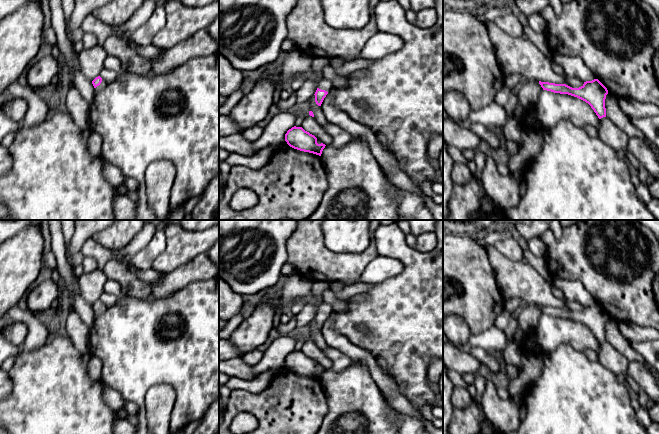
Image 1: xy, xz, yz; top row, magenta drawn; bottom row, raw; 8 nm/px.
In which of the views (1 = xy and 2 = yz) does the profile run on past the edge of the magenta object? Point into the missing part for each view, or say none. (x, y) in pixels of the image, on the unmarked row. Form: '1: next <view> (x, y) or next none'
1: next xy (103, 308)
2: next none

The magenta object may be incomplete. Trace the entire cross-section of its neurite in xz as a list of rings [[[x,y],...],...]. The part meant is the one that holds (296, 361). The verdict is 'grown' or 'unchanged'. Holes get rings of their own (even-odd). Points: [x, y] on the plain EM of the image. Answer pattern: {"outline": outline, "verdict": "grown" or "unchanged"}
{"outline": [[[292,351],[285,358],[287,368],[297,374],[313,377],[321,380],[325,368],[317,367],[317,362],[305,355],[302,351]]], "verdict": "unchanged"}

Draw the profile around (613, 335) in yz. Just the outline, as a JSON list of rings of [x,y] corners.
[[[610,318],[606,319],[605,332],[606,341],[623,354],[629,362],[640,362],[649,370],[647,361],[630,346],[629,341],[621,334],[619,326]]]

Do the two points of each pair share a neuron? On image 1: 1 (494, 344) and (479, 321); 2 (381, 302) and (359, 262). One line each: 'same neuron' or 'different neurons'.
1: different neurons
2: different neurons

